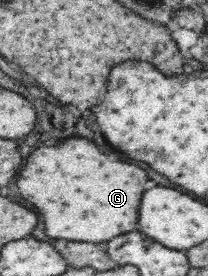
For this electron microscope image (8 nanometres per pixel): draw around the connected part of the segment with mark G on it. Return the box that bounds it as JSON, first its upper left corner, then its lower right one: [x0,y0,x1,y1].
[17,138,147,242]

